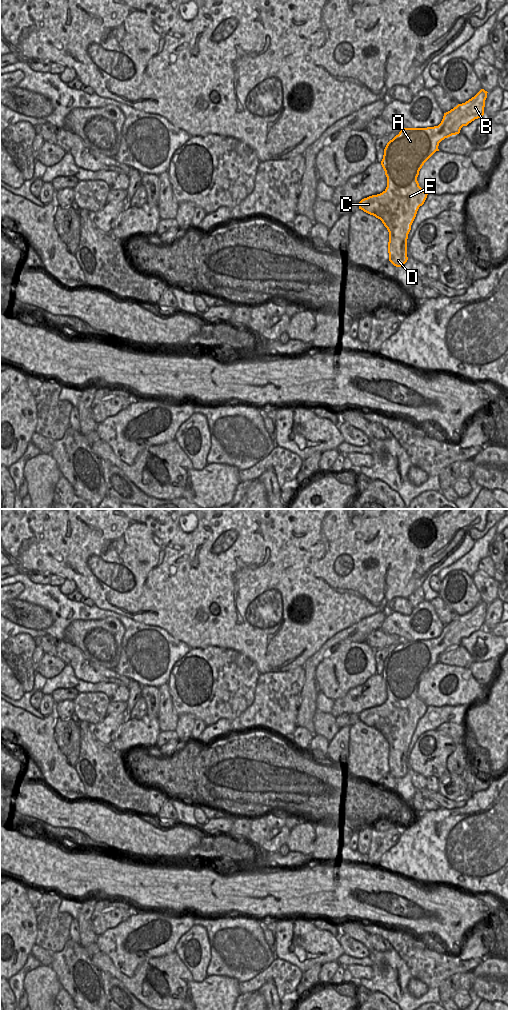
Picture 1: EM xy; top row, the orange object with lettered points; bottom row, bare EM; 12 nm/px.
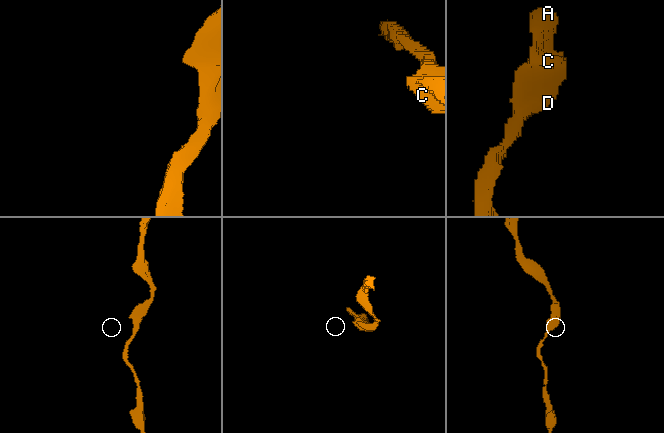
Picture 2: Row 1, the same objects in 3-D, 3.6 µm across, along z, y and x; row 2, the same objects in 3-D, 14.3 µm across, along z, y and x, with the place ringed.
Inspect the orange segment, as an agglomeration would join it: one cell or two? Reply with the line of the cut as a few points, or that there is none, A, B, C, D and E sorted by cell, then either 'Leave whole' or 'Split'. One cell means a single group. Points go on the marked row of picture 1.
No split. Groups: A B C D E. Leave whole

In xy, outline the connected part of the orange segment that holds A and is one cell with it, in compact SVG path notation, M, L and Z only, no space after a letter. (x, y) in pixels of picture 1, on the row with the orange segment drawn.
M481 89L465 103L458 104L444 113L438 126L427 128L401 128L401 131L390 140L385 149L381 165L387 177L386 189L359 202L359 209L380 219L389 232L389 261L396 267L403 266L407 260L407 239L417 211L427 198L427 193L419 186L417 177L424 163L439 151L439 143L452 135L460 133L463 126L484 115L487 91Z

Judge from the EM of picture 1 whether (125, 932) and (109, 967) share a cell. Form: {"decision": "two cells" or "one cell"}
{"decision": "two cells"}

